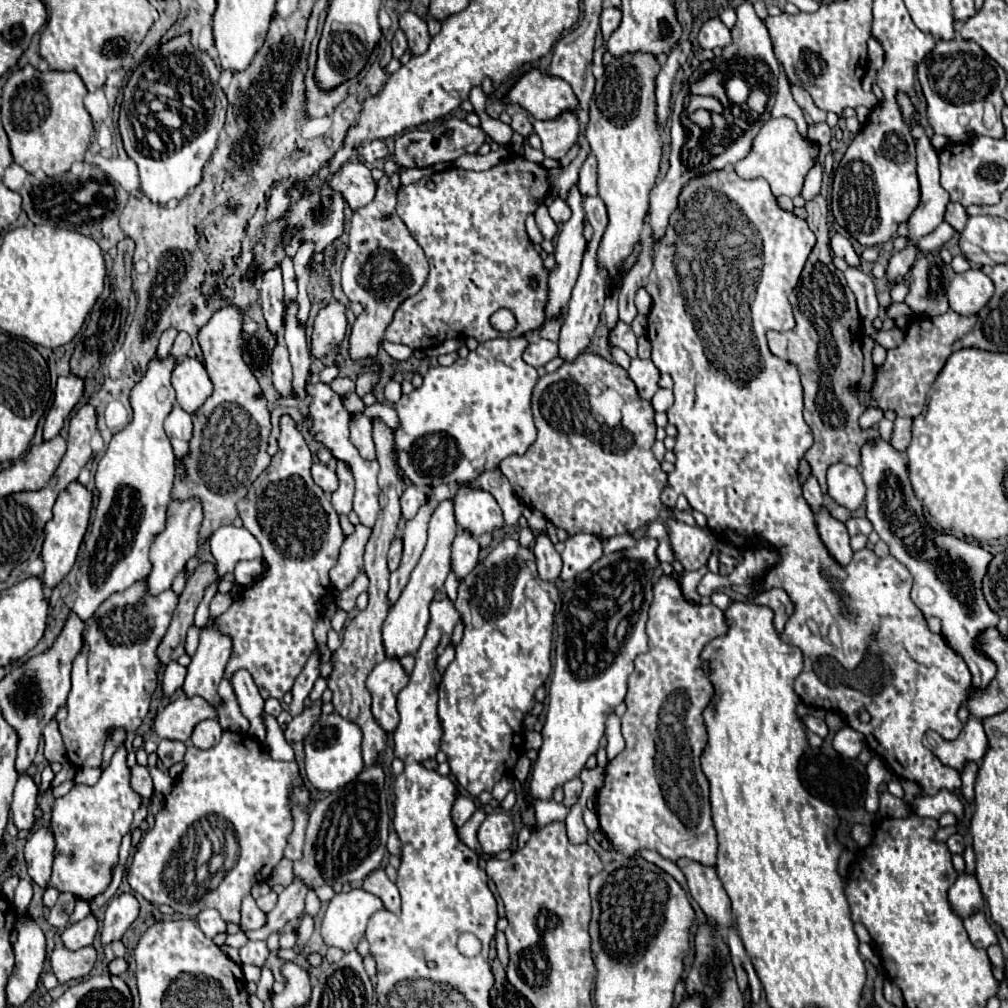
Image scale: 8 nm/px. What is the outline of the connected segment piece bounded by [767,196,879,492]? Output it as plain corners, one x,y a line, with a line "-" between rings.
823,196
813,198
805,204
807,224
817,236
817,244
809,254
809,260
803,268
801,280
789,302
795,314
795,328
785,334
767,334
769,350
795,364
801,372
801,384
805,390
805,422
811,426
815,442
807,450
805,460
811,464
813,476
819,480
821,490
827,490
825,474
827,468
835,462
843,462
849,466
859,466
861,448
865,442
877,440
877,426
863,430
859,426
859,416
863,414
863,406
857,400
857,394
849,390
849,386
859,382
863,374
863,352
861,352
861,318
857,312
855,296
851,288
845,284
845,276
831,262
829,248
828,202

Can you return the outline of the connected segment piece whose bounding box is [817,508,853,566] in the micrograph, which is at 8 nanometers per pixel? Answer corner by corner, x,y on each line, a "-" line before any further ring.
821,508
821,512
817,514
817,528
829,554
837,560
837,564
847,566
851,562
853,550
849,546
849,534
847,534
845,524
831,518
827,508

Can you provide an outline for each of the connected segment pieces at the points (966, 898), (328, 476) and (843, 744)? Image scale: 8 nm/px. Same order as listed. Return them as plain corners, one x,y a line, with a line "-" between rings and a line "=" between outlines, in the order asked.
967,872
959,874
957,882
949,890
949,898
951,898
955,912
963,918
971,914
971,910
983,908
983,894
981,894
981,886
975,874
967,874
=
317,462
317,464
313,464
313,466
311,466
311,476
313,476
315,484
317,484
317,486
321,486
321,488
323,488
323,492
327,492
327,494
335,492
335,490
337,490
337,486
339,486
335,472
333,472
333,470
329,470
329,468
327,468
325,464
321,464
321,462
=
843,726
833,738
833,748
845,758
857,758
863,746
865,746
863,734
853,730
851,726

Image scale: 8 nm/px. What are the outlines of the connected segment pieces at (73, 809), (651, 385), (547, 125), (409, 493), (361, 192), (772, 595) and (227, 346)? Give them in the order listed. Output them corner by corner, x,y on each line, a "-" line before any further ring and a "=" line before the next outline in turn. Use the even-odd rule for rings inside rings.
125,746
117,748
95,786
73,786
67,796
55,800
51,816
51,830
57,844
53,886
59,892
71,892
79,900
91,900
111,882
111,870
119,860
121,838
129,832
135,810
141,808
141,796
129,786
131,772
125,756
=
633,358
631,360
631,366
627,370
629,378
633,380
633,384
637,386
637,394
643,398
643,400
651,400
653,394
657,392
659,384
659,370
655,368
655,364
651,360
639,360
639,358
=
565,110
551,120
535,120
533,128
543,142
543,154
555,160
561,160
579,136
579,122
573,110
=
409,484
405,490
403,490
403,496
401,496
401,514
405,520
413,518
419,510
419,506
423,504
423,498
425,498
425,490
419,490
417,486
=
359,160
347,162
339,172
335,172
327,180
327,186
339,192
353,212
367,206
375,198
377,190
375,180
371,178
371,170
=
771,588
771,590
765,590
761,592
757,598
755,598
755,604
763,604
763,606
771,606
771,610
775,612
775,628
777,632
783,630
785,622
789,620
789,616
793,614
795,610
795,604
791,602
791,598
787,596
785,590
781,588
=
227,304
219,308
197,334
203,350
203,362
215,390
193,414
193,438
189,442
187,456
175,460
175,484
171,498
197,498
201,502
203,522
199,526
199,544
203,544
213,530
223,524
231,524
239,516
237,502
271,462
271,456
267,454
271,412
257,378
243,360
243,320
245,314
237,306

